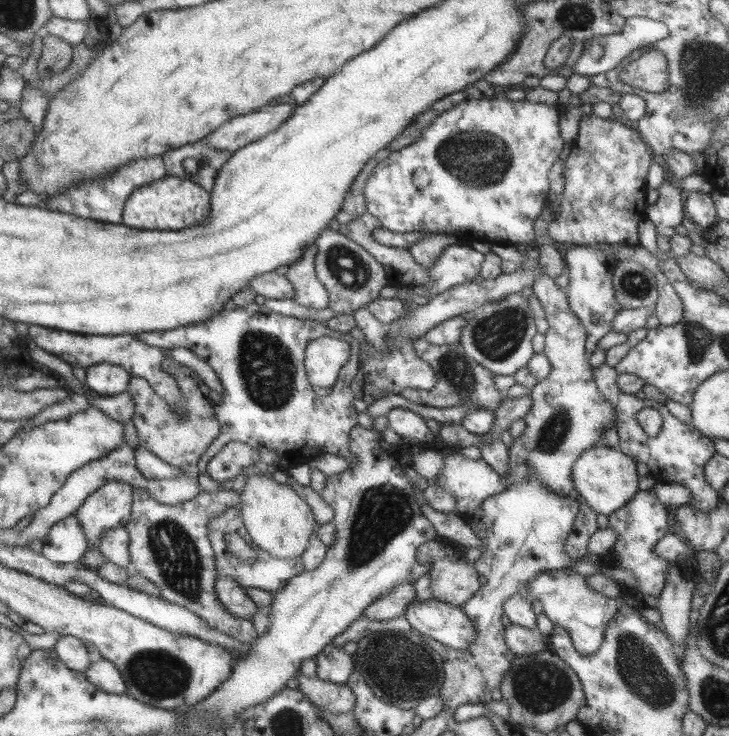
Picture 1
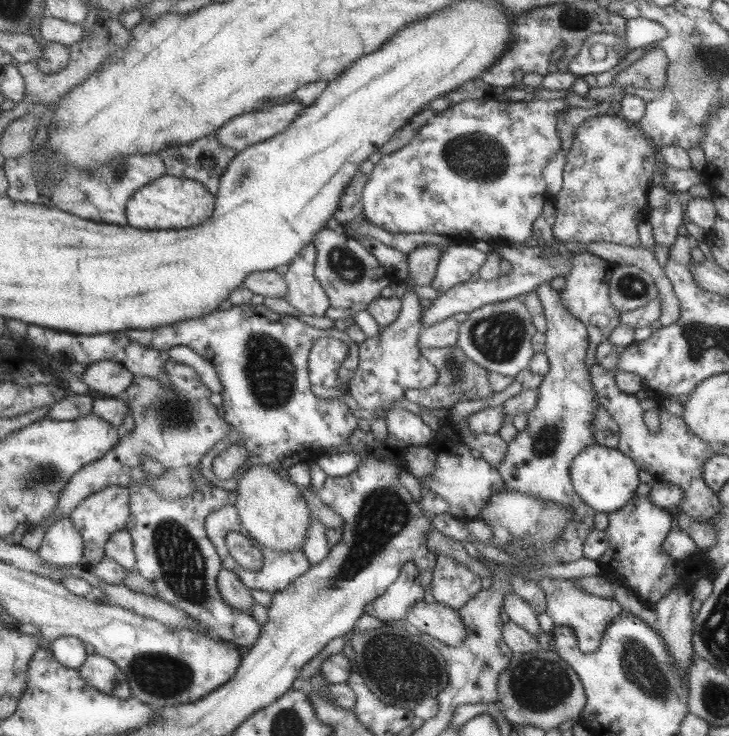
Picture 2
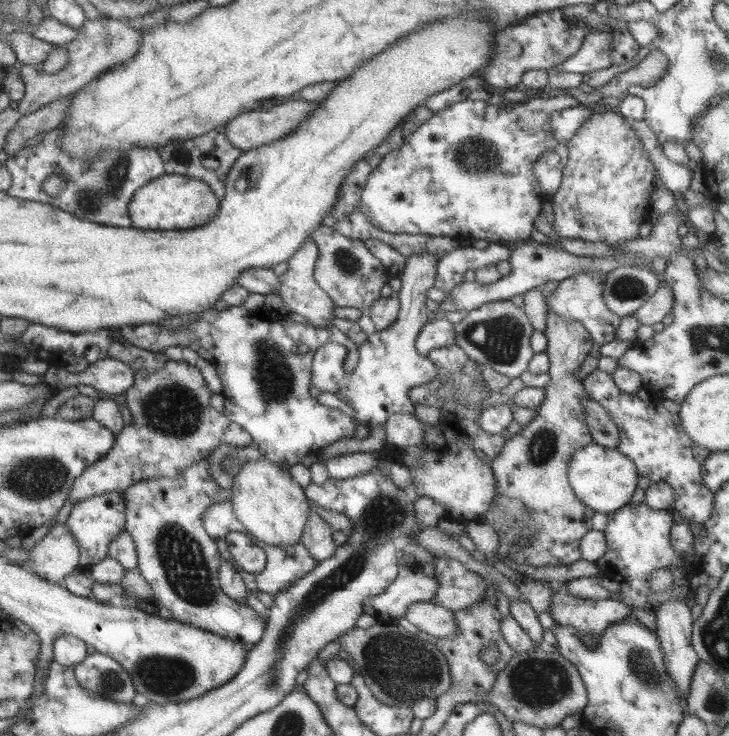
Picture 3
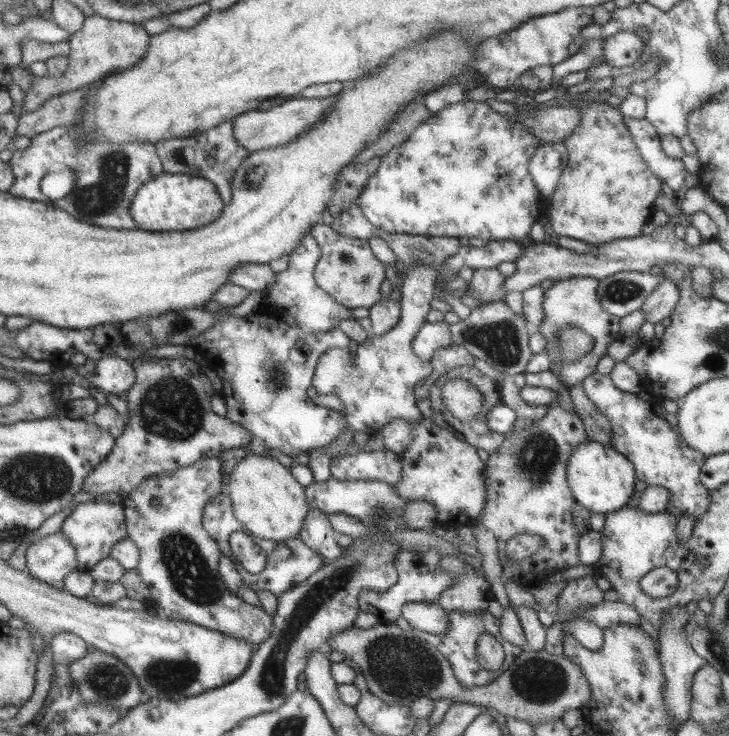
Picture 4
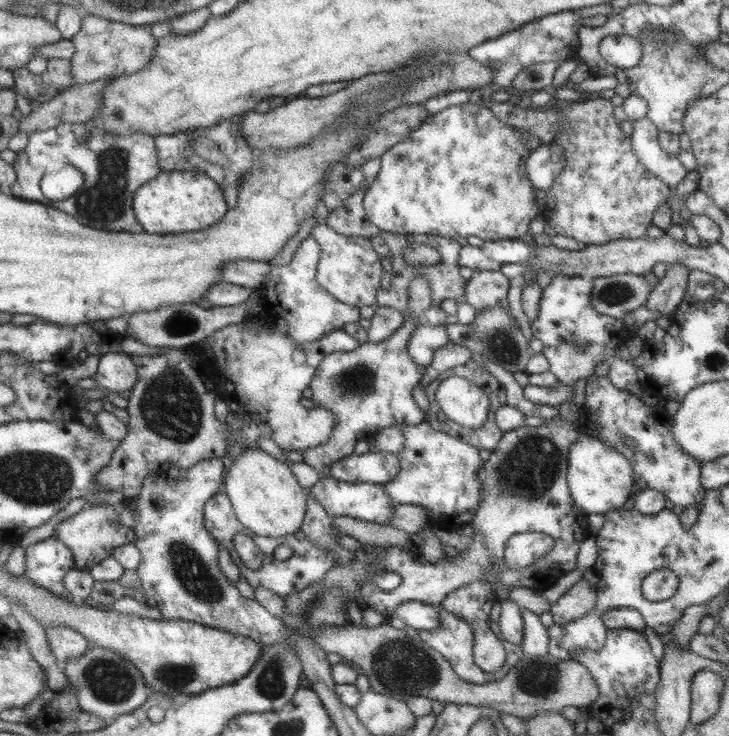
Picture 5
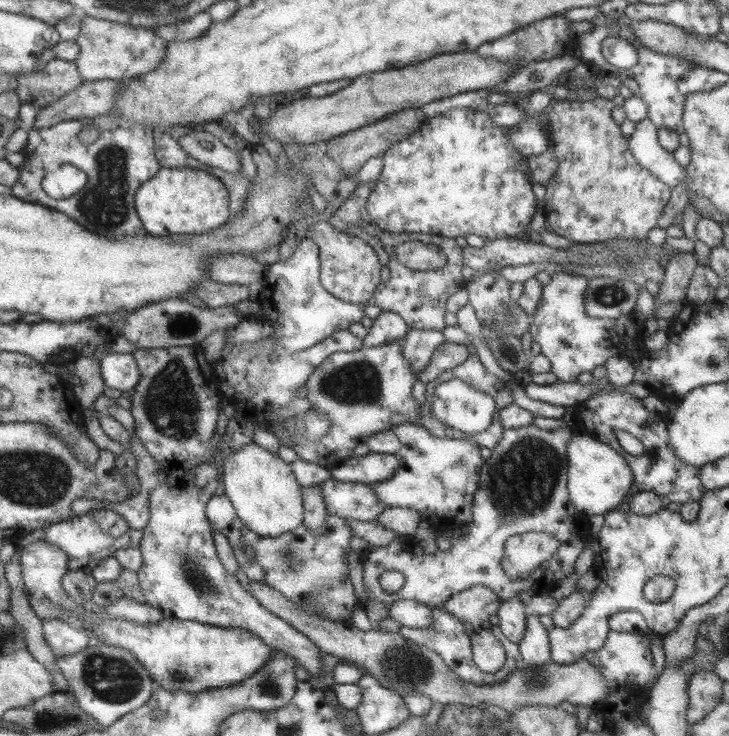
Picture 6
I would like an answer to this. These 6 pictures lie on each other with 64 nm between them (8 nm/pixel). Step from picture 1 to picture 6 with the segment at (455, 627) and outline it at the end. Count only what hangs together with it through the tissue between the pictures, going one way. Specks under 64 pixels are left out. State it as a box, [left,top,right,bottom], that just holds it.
[388,598,432,628]

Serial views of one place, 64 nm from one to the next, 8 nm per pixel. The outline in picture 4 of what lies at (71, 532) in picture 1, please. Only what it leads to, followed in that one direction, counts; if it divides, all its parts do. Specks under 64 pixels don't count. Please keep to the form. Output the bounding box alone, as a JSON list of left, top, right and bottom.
[25,531,77,590]

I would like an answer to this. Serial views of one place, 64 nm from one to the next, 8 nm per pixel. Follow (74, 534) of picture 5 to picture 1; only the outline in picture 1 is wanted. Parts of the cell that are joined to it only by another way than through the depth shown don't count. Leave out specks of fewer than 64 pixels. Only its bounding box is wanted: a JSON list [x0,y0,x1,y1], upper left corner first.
[75,480,132,550]

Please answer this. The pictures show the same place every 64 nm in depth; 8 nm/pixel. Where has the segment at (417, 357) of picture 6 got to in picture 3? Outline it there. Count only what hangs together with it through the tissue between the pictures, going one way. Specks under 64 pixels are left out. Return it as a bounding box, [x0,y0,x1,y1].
[415,317,455,357]

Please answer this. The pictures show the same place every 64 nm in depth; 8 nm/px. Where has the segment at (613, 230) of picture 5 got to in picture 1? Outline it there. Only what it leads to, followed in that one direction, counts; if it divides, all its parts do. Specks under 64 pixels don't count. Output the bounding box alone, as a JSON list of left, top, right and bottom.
[547,113,655,247]

